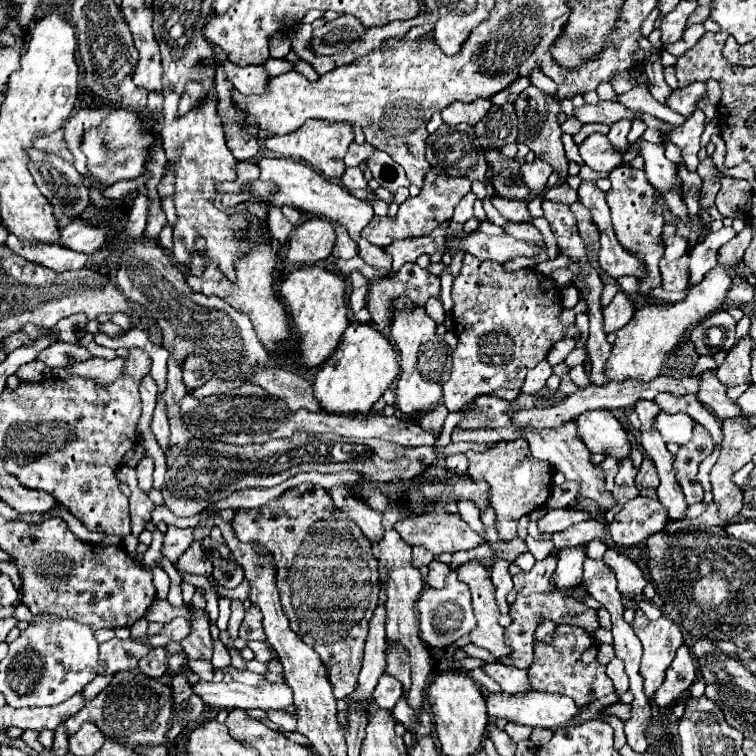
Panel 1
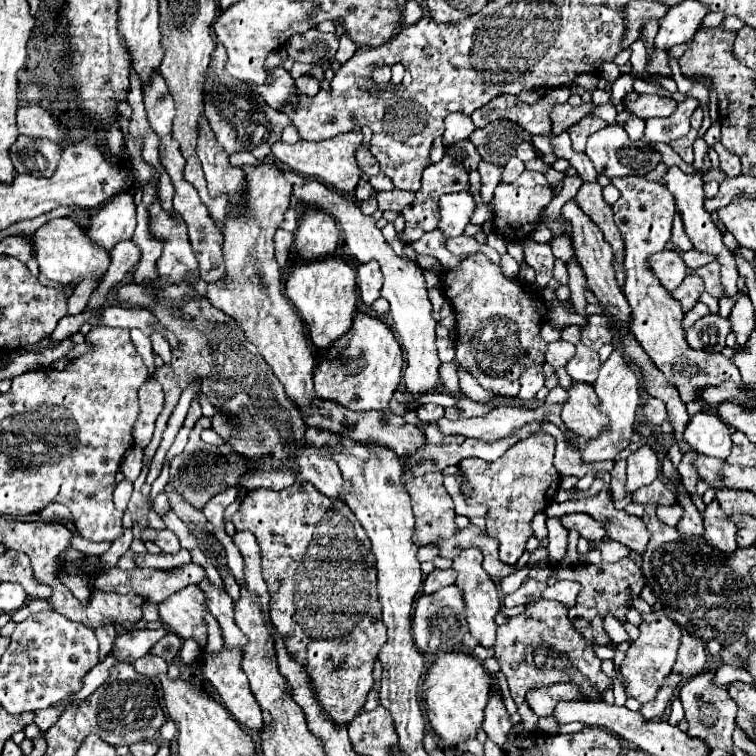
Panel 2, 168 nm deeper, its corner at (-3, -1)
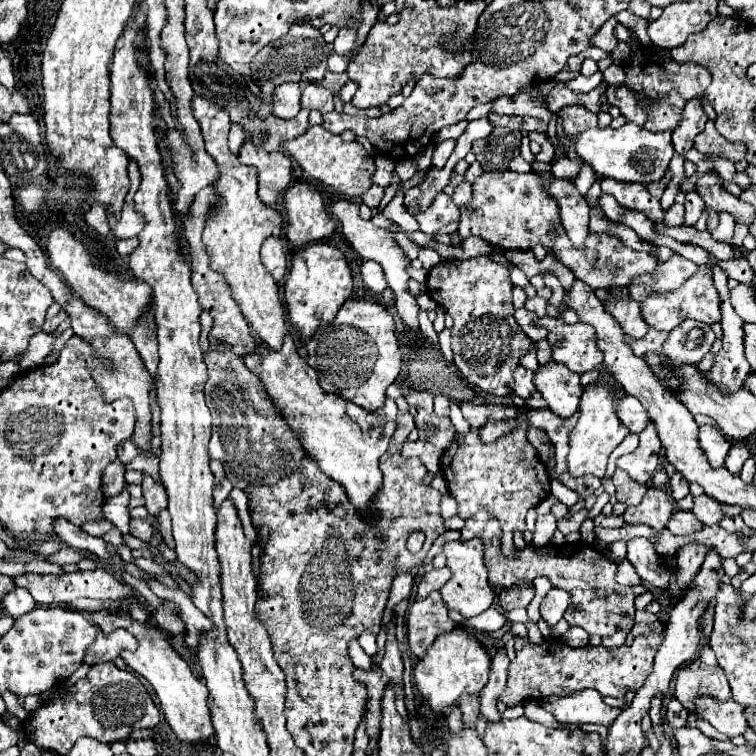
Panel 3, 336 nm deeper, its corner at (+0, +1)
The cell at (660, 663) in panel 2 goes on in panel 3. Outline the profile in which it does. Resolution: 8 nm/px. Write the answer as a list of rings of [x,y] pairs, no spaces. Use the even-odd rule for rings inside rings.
[[[650,633],[650,635],[640,635],[634,639],[634,643],[630,647],[616,647],[616,649],[598,649],[598,647],[580,647],[580,649],[572,649],[568,647],[562,639],[544,639],[544,643],[530,643],[524,637],[514,637],[516,639],[516,657],[510,661],[508,667],[508,685],[504,689],[504,693],[500,695],[500,701],[506,703],[506,707],[514,707],[520,701],[538,701],[538,697],[550,697],[550,695],[568,695],[572,691],[580,691],[580,689],[596,689],[602,697],[610,695],[616,699],[622,699],[628,691],[636,691],[640,689],[640,685],[644,685],[646,677],[652,673],[652,661],[654,661],[654,653],[660,647],[662,641],[662,633]]]

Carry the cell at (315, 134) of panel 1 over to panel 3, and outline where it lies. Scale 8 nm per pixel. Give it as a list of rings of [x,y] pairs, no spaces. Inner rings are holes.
[[[312,125],[304,135],[292,139],[292,141],[284,141],[282,149],[296,159],[296,163],[316,181],[332,187],[334,191],[338,191],[344,197],[360,197],[366,193],[366,189],[372,185],[370,177],[374,173],[374,161],[372,157],[366,153],[366,149],[358,143],[344,143],[340,135],[334,135],[326,129],[322,129],[320,125]]]

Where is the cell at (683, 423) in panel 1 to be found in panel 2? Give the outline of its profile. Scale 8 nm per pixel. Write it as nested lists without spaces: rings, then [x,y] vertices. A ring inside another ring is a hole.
[[[703,411],[691,417],[683,435],[687,443],[691,443],[691,447],[695,447],[695,451],[703,455],[727,459],[731,453],[733,443],[731,443],[729,427],[709,411]]]

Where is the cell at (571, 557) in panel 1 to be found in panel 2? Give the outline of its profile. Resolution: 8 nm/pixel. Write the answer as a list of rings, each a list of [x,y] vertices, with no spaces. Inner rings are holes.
[[[557,581],[555,585],[551,585],[543,591],[543,599],[557,601],[557,603],[565,605],[567,609],[571,609],[575,605],[577,593],[579,593],[579,585],[575,581]]]

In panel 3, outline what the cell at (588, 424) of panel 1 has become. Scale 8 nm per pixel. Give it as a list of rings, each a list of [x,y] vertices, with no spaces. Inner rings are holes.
[[[548,363],[540,367],[536,371],[534,383],[556,415],[572,417],[578,411],[584,389],[580,383],[580,375],[572,373],[566,365]]]

